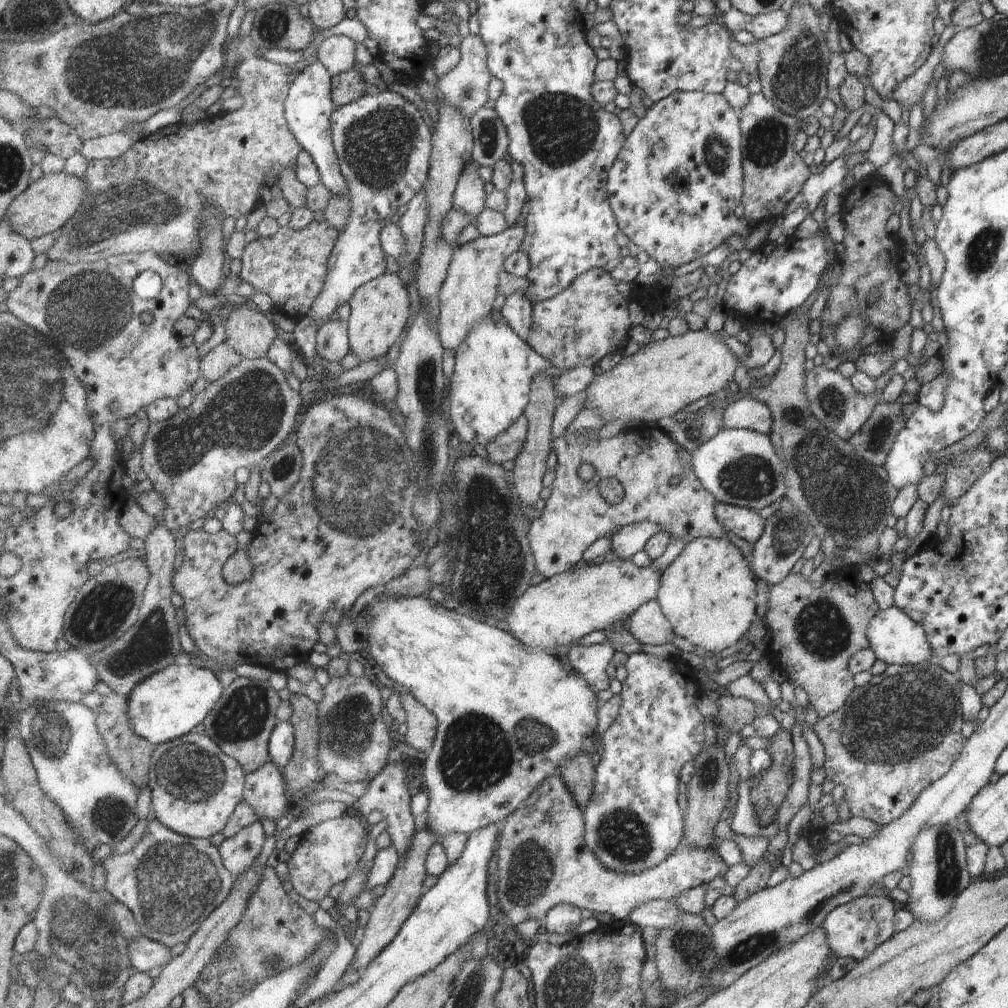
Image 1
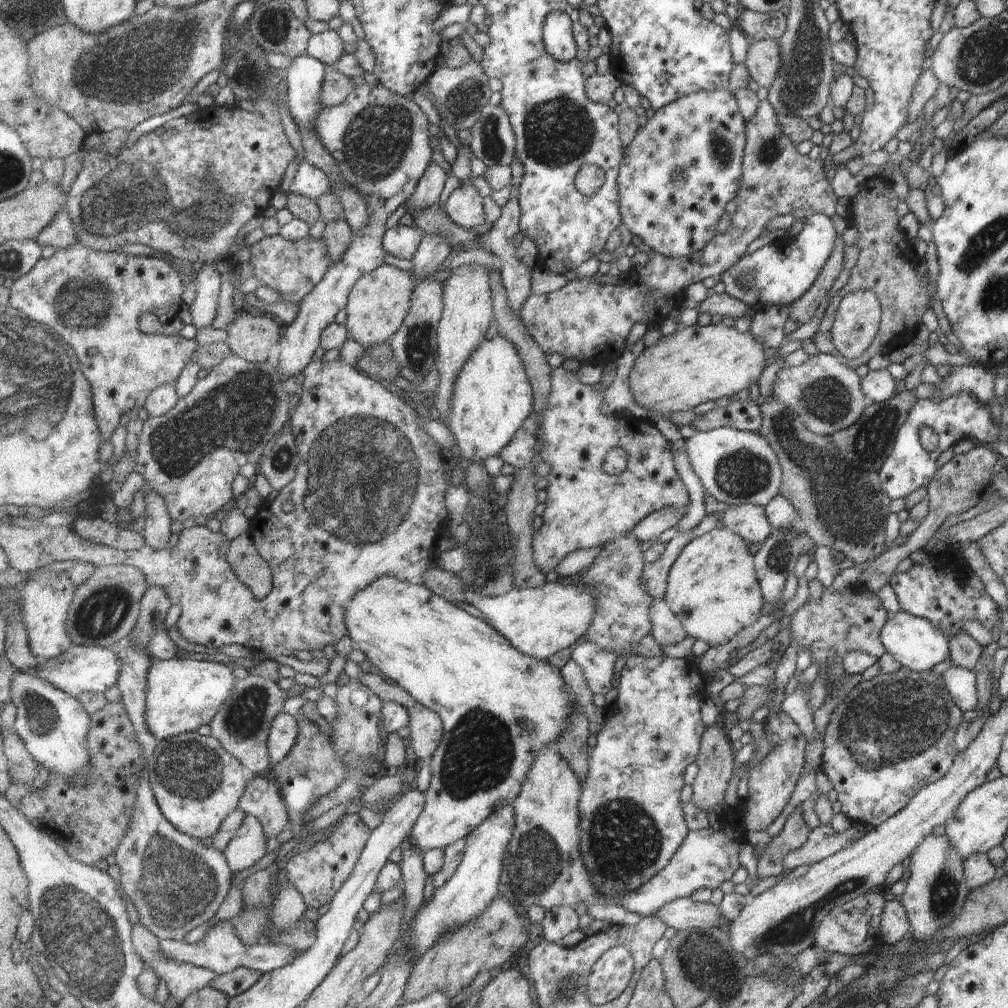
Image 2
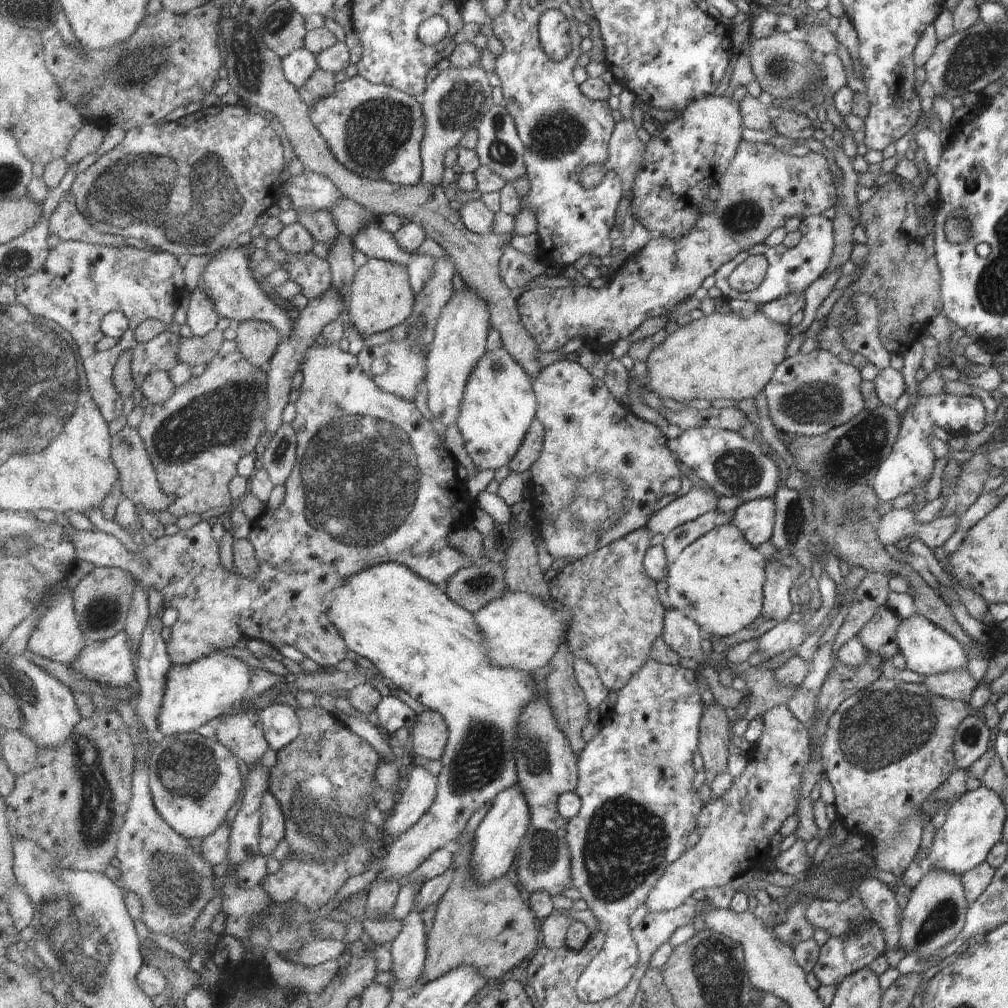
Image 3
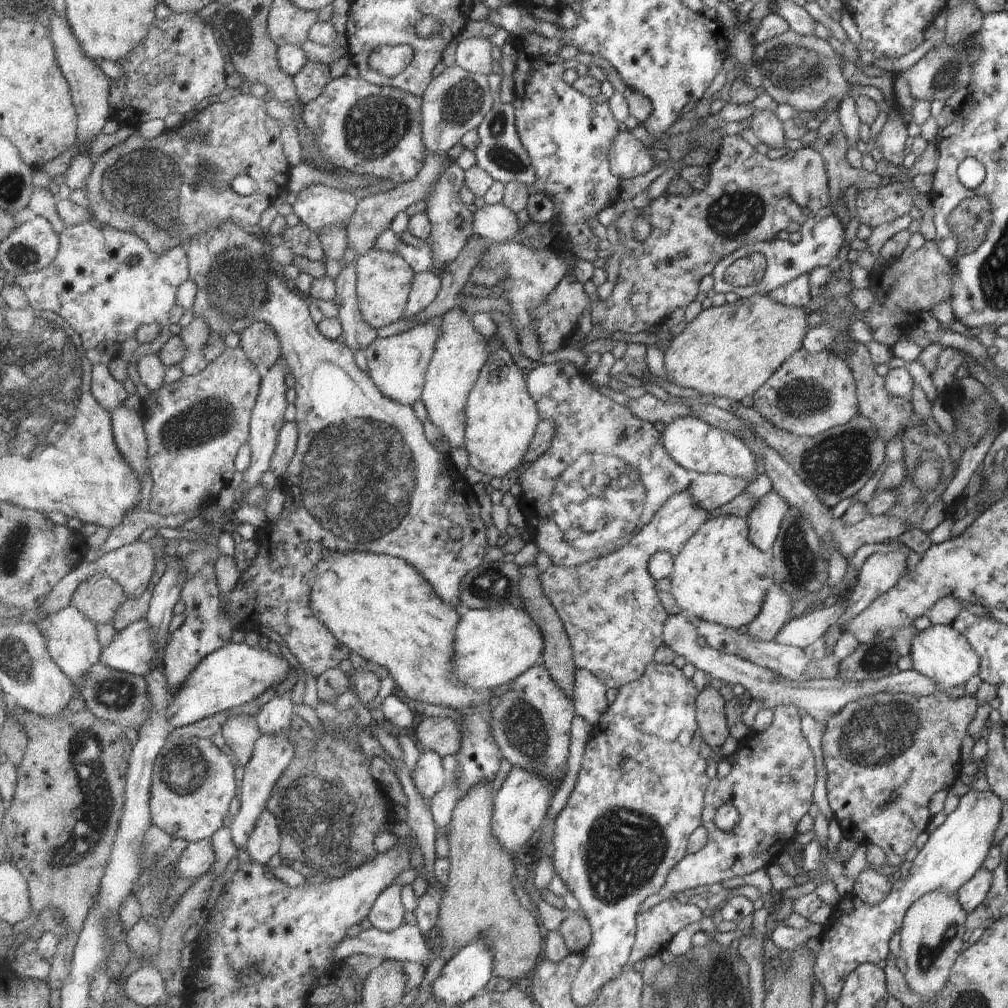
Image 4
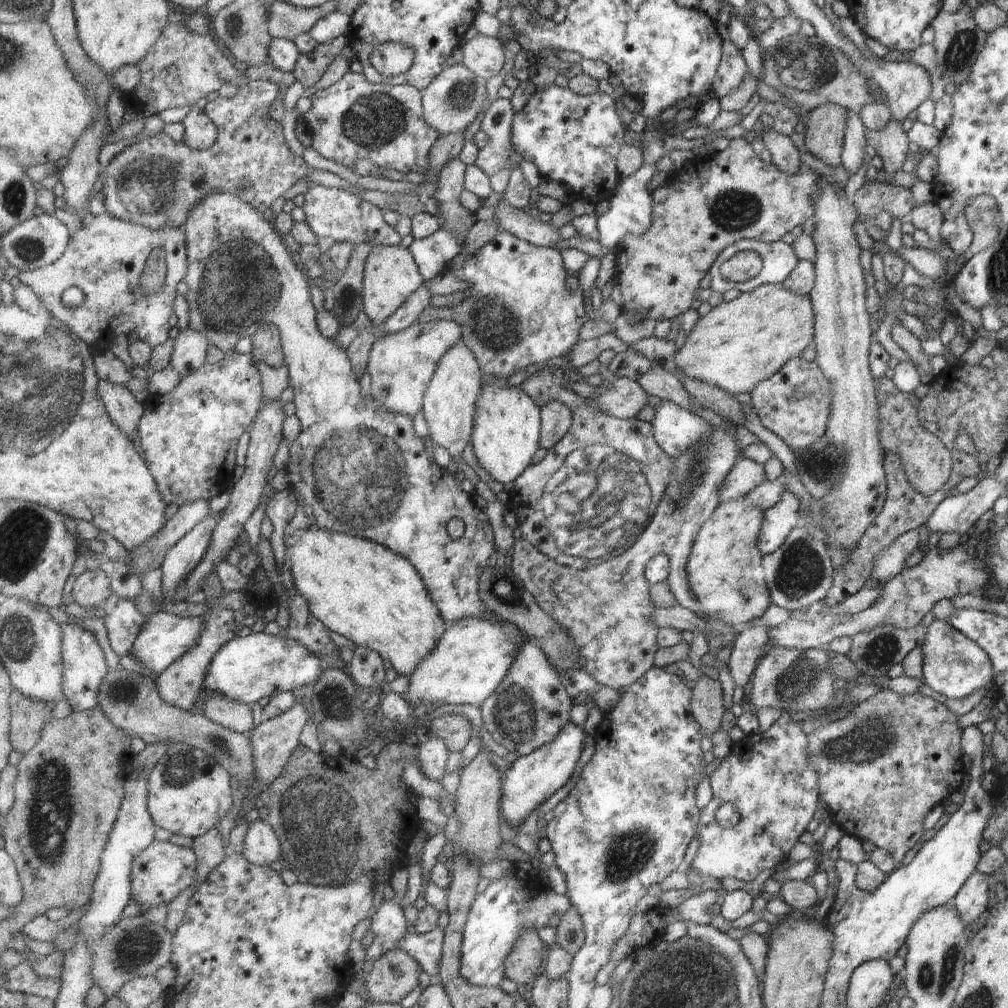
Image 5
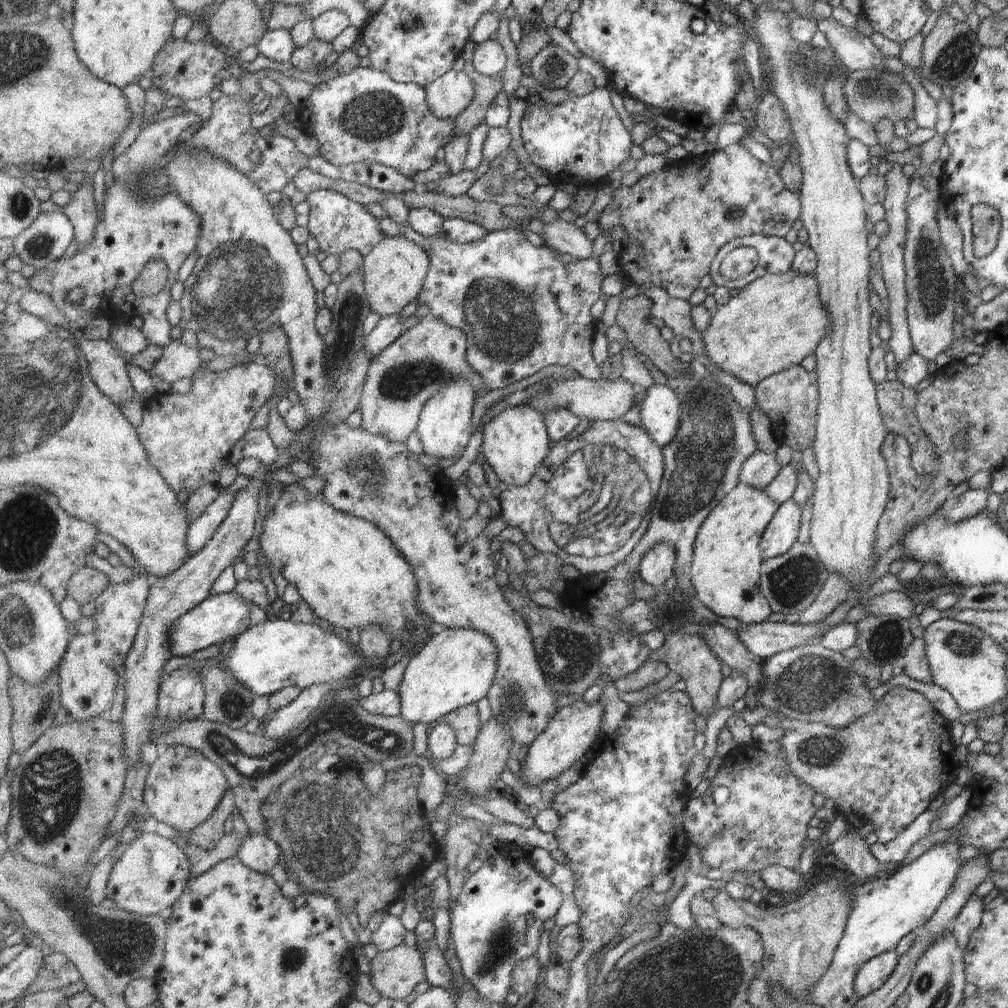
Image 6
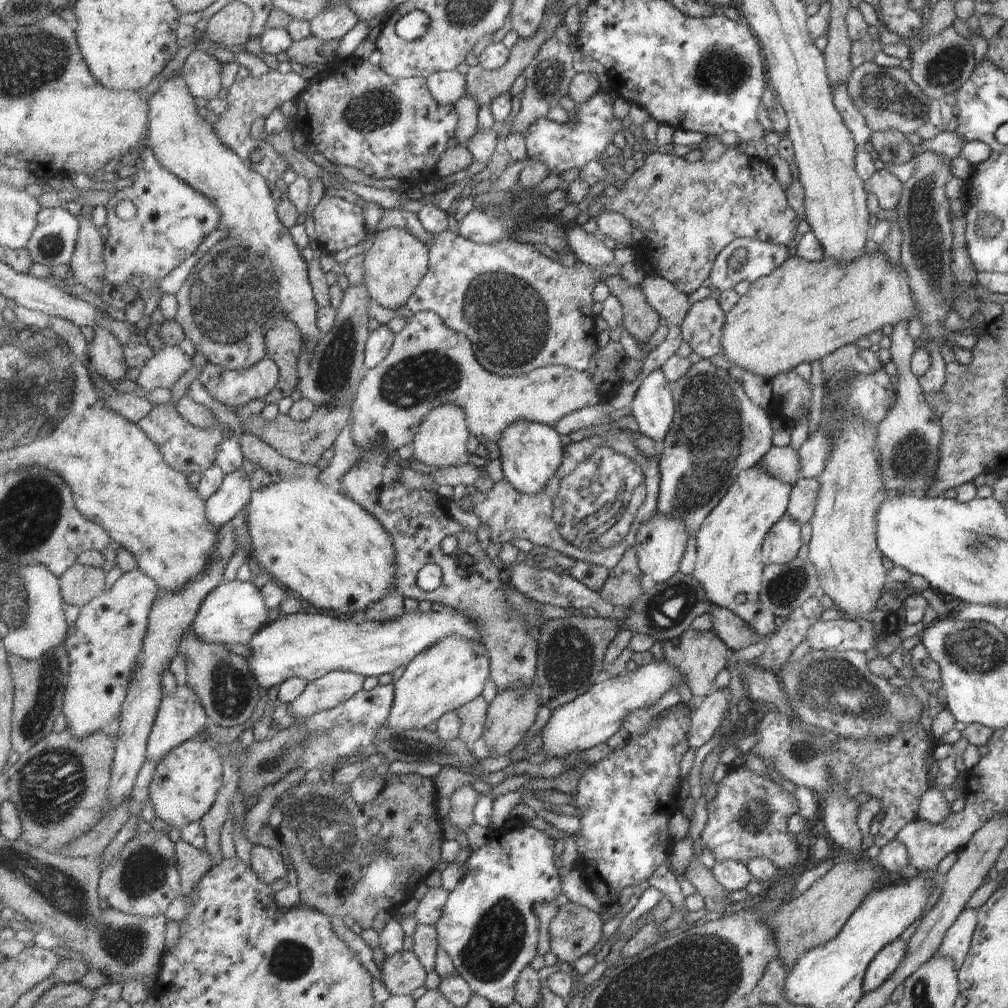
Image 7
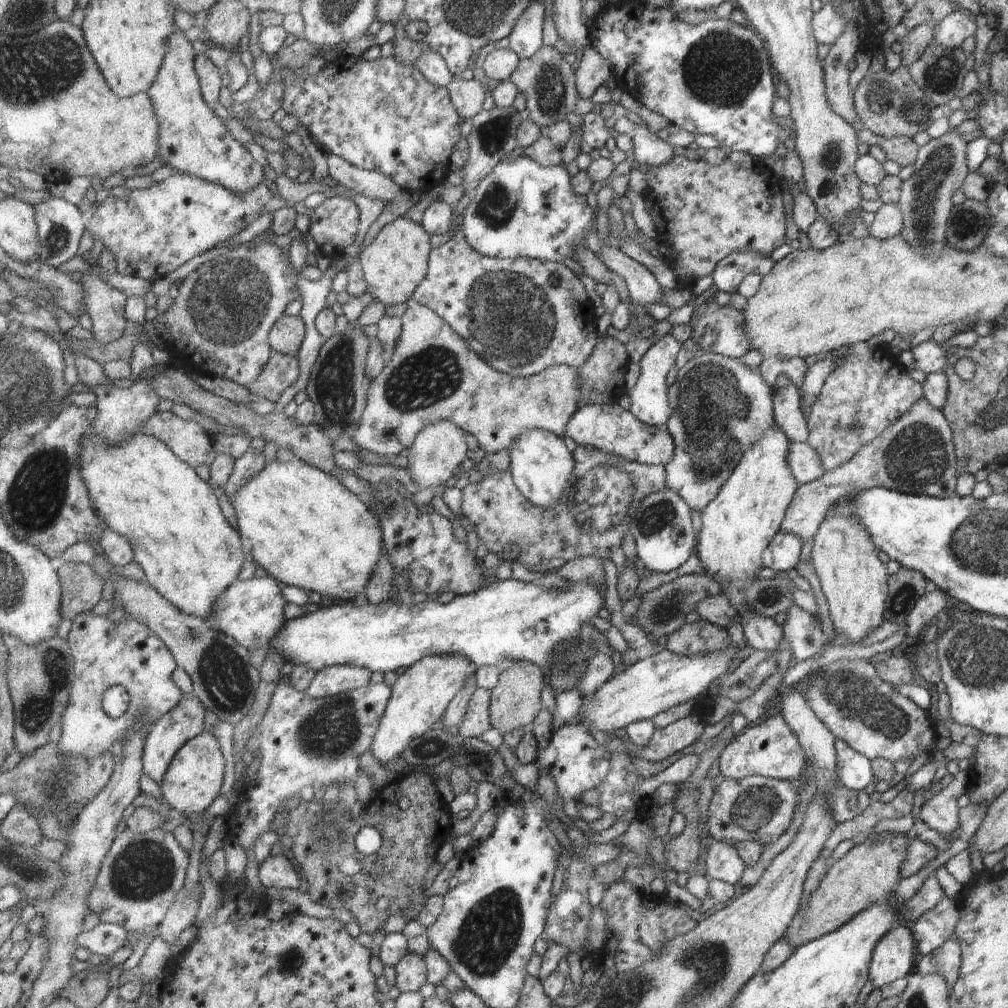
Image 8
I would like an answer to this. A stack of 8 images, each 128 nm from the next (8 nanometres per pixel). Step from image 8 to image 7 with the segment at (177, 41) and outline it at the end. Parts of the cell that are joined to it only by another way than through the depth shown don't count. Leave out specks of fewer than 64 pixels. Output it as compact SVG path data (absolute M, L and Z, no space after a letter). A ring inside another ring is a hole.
M178 70L175 75L165 80L160 80L160 86L157 88L153 95L149 98L148 104L150 106L150 138L148 140L148 146L153 150L153 154L160 162L163 168L168 169L169 172L175 174L175 176L180 177L187 184L191 184L193 189L203 192L206 196L209 196L209 200L215 200L217 202L217 208L221 208L221 216L224 217L221 220L220 228L227 228L227 236L220 240L216 245L202 255L201 259L198 260L197 264L192 268L190 274L186 277L182 286L179 287L178 291L174 294L177 302L177 310L173 316L173 320L179 324L182 329L185 338L191 340L195 351L199 352L209 363L214 363L227 370L235 370L235 372L245 372L249 368L257 365L257 362L265 360L268 357L268 346L265 344L265 331L272 324L278 315L287 316L288 320L295 322L299 328L301 328L301 334L307 339L305 342L305 348L308 352L308 366L313 354L315 353L315 348L320 340L320 329L317 326L317 314L319 309L317 308L317 302L315 302L315 296L313 296L313 288L311 288L311 282L309 282L309 266L307 262L303 260L301 256L300 249L297 248L297 244L293 241L292 234L290 230L287 229L280 220L278 216L278 211L276 210L275 202L273 202L273 196L271 196L271 186L265 181L265 178L261 174L252 168L247 160L239 156L237 152L233 152L233 148L229 148L227 144L219 136L217 136L217 130L213 128L213 124L207 123L205 121L205 116L201 116L197 112L197 104L195 104L195 96L189 90L189 84L185 82L185 76L182 72Z

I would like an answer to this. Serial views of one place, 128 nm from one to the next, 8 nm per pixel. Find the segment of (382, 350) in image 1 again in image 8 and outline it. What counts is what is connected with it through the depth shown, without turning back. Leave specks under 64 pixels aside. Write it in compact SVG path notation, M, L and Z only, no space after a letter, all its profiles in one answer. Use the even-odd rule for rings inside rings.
M399 217L385 225L376 239L357 254L369 293L374 299L389 307L413 299L417 288L428 276L429 260L433 250L429 238L431 235L422 223L417 224L407 217Z

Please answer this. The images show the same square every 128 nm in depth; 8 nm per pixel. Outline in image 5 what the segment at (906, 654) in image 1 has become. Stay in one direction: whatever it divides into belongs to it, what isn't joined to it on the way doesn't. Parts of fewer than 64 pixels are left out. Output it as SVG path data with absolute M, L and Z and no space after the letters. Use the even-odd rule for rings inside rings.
M934 620L927 626L923 644L920 644L923 652L921 671L922 683L941 699L947 702L950 700L960 700L969 696L971 692L977 692L981 688L990 688L992 686L993 668L991 662L977 647L973 640L969 640L967 636L963 636L955 628L952 628L943 620Z

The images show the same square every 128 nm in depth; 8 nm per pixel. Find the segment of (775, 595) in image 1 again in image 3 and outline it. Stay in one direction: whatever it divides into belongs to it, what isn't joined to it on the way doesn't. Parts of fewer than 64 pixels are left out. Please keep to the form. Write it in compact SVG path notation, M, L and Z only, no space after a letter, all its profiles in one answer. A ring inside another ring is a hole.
M883 604L878 606L856 636L867 652L887 661L899 654L895 644L895 629L899 621L900 618Z

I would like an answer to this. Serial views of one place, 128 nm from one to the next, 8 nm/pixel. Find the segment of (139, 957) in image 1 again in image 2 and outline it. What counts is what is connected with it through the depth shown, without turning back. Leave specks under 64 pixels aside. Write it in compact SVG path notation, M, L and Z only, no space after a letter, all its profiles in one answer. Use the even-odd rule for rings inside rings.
M231 921L219 922L199 942L193 945L186 944L184 941L162 939L160 947L162 953L166 954L169 960L203 967L216 972L218 975L231 972L231 970L235 970L239 966L260 970L263 974L268 973L272 970L286 967L294 961L295 957L300 957L301 954L287 945L276 945L266 941L259 941L256 945L251 946L243 944L239 936L233 931Z

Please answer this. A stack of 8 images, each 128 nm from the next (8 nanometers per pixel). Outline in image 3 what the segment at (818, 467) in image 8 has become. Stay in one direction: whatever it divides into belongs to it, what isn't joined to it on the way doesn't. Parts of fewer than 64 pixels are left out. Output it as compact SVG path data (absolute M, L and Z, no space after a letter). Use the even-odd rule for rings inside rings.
M692 488L687 496L656 512L646 528L652 536L668 535L678 526L694 521L698 516L713 510L718 498L719 496L709 488L708 490Z

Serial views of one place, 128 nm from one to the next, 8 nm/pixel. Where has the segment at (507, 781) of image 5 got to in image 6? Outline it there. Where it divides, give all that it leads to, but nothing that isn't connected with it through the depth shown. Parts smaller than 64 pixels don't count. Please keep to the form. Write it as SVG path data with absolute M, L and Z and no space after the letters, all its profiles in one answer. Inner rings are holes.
M577 700L575 703L560 708L552 719L552 724L541 734L531 746L520 756L523 782L538 787L543 782L557 780L571 766L585 761L585 754L601 741L605 702L597 700L593 705Z

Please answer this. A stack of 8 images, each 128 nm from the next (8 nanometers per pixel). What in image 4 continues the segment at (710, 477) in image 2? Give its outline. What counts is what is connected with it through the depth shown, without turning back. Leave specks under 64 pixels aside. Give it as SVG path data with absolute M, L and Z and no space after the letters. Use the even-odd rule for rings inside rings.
M683 416L683 418L667 422L662 435L669 456L689 471L739 476L743 480L749 480L749 483L757 479L757 464L752 453L739 440L724 432L723 429L713 427L695 416Z

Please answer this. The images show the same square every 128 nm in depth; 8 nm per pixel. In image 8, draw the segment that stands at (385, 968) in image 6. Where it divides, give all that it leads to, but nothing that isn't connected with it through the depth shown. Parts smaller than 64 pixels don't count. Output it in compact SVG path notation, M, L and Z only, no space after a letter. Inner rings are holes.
M408 953L402 962L394 968L396 971L396 988L401 993L420 992L428 983L428 965L422 956Z

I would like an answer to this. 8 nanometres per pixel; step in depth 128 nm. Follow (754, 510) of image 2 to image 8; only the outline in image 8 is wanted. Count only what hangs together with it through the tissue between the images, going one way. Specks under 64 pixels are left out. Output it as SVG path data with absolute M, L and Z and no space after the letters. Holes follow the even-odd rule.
M778 531L761 552L761 564L775 572L795 569L801 546L802 541L795 534Z

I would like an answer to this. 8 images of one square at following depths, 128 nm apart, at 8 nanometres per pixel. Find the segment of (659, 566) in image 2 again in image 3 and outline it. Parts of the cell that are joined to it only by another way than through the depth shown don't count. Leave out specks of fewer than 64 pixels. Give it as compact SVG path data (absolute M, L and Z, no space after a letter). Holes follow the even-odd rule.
M711 510L698 516L694 521L689 521L687 524L672 530L662 542L666 550L668 564L672 565L685 548L693 544L709 529L729 522L731 515L732 512L722 513L721 511Z

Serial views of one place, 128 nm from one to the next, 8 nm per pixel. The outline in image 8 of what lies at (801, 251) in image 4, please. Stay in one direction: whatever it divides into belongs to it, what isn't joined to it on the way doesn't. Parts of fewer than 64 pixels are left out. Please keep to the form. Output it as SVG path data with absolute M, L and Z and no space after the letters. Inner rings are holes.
M753 250L731 252L716 265L713 276L711 276L712 285L717 291L733 294L737 292L738 285L748 274L756 272L763 277L771 270L770 256L761 256Z

